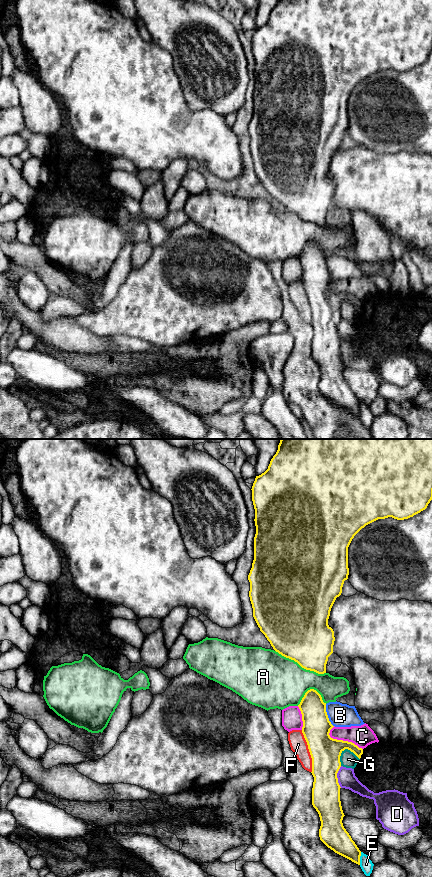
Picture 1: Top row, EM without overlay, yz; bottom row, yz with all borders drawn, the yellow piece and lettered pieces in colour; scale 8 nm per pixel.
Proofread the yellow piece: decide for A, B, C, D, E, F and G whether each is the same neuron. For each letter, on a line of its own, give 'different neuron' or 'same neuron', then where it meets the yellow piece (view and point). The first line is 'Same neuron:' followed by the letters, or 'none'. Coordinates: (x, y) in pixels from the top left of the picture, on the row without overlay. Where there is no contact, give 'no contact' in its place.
Same neuron: none
A: different neuron | yz (300, 217)
B: different neuron | yz (327, 267)
C: different neuron | yz (342, 292)
D: different neuron | yz (336, 329)
E: different neuron | yz (359, 410)
F: different neuron | yz (309, 303)
G: different neuron | yz (349, 301)

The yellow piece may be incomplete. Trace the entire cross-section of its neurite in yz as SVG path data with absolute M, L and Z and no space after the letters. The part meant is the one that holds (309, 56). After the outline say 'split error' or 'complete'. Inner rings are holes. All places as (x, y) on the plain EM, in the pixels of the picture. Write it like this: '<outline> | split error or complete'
M278 0L268 21L256 28L251 42L256 78L254 112L248 127L253 169L276 204L294 212L306 222L324 226L335 193L334 183L328 177L328 171L336 150L342 145L344 133L348 131L348 99L362 80L378 71L392 69L404 72L427 60L432 52L432 0Z | complete

